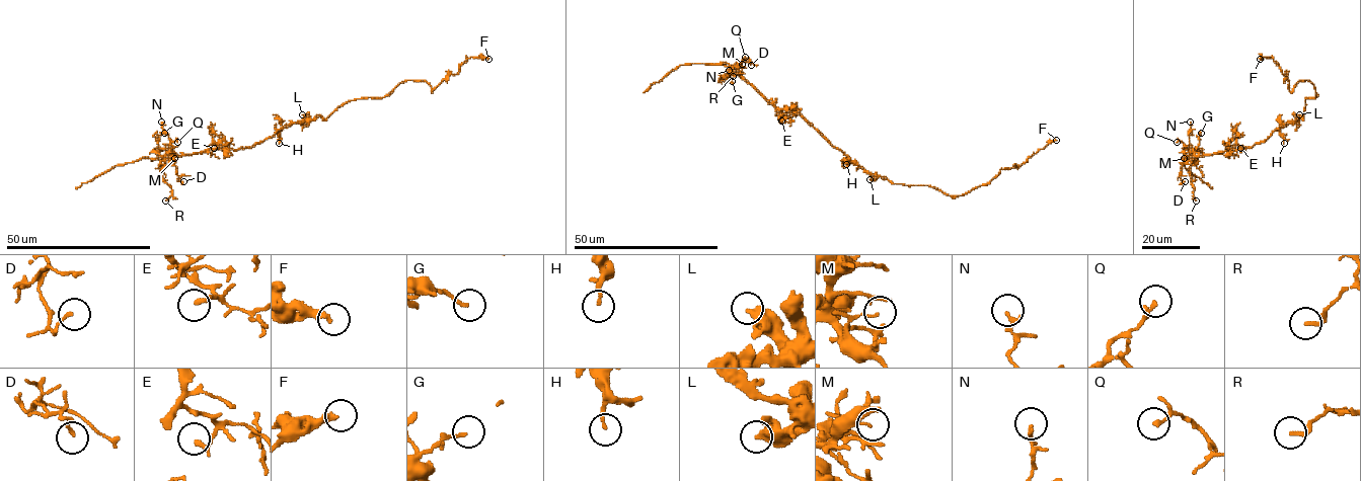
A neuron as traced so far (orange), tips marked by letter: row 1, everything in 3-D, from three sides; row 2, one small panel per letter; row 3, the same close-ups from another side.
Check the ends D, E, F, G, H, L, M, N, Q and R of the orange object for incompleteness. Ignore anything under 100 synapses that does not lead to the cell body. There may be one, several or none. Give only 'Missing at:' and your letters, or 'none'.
Missing at: none

